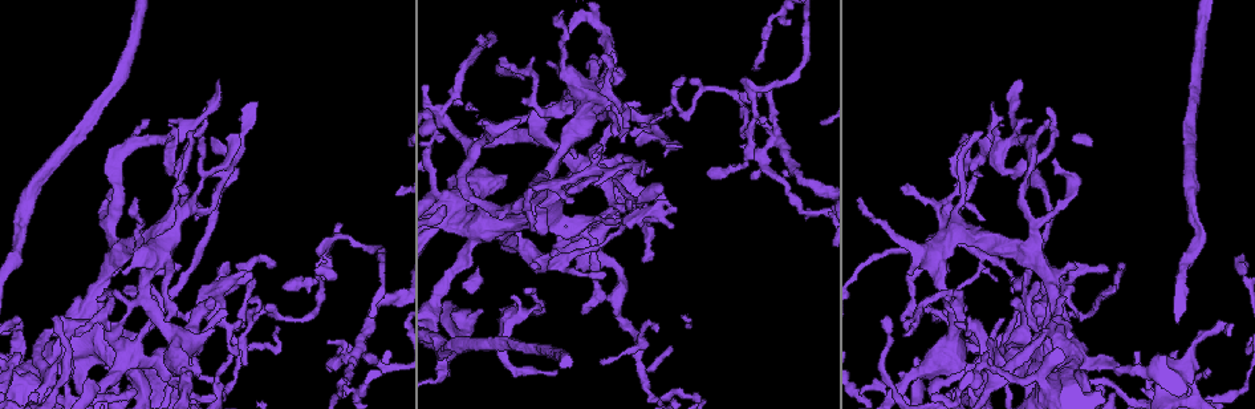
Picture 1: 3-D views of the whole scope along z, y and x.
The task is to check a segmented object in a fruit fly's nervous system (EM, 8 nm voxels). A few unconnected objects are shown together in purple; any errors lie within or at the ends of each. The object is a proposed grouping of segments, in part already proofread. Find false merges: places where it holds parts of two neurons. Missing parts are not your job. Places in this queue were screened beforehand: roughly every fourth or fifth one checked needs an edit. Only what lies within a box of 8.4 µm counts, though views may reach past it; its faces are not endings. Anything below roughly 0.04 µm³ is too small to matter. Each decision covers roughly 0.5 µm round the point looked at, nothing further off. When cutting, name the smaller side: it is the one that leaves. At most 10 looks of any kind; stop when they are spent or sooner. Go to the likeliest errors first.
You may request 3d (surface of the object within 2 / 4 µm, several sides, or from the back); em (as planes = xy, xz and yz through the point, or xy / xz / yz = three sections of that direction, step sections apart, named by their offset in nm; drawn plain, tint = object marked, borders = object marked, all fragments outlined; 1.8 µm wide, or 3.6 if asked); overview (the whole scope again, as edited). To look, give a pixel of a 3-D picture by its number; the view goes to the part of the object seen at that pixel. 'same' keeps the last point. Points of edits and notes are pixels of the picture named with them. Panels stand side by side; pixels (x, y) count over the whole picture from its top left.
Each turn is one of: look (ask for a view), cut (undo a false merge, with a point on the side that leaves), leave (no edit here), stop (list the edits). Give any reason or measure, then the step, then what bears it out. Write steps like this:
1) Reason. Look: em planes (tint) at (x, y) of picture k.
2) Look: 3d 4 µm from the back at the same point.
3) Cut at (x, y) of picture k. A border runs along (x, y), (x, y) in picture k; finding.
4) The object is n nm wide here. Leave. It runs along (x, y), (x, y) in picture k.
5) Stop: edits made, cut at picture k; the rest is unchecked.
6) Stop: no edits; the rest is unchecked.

Arms part here. Look: 3d 2 µm at (751, 141) of picture 1.

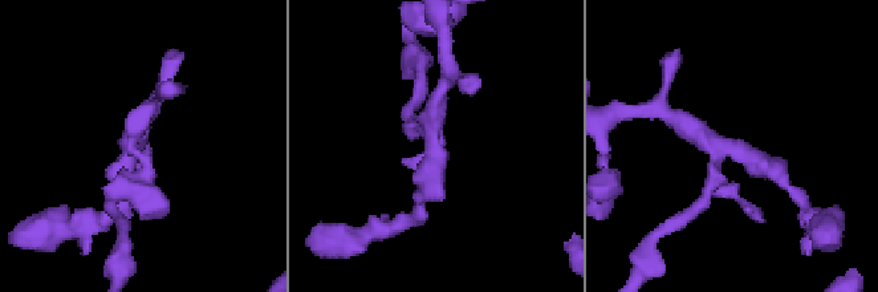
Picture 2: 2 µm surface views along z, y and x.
Look: em planes (tint) at (429, 149) of picture 2.

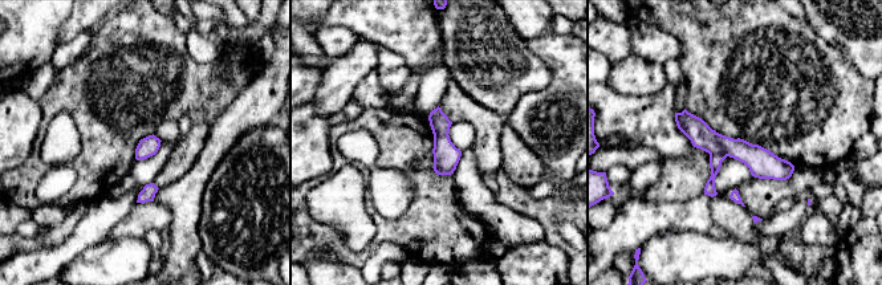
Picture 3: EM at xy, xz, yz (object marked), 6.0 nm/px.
Cut at (715, 161) of picture 3. A border runs along (710, 154), (724, 153), (727, 155) in picture 3; a second neuron is stuck on.

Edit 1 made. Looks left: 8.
Look: overview.

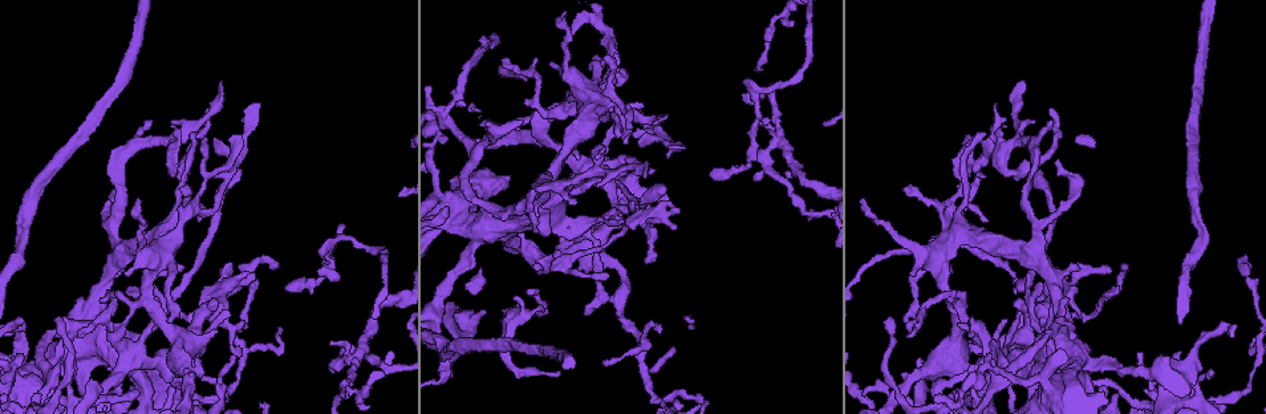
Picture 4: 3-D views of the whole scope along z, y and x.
Four-way junction. Look: 3d 4 µm at (452, 206) of picture 4.

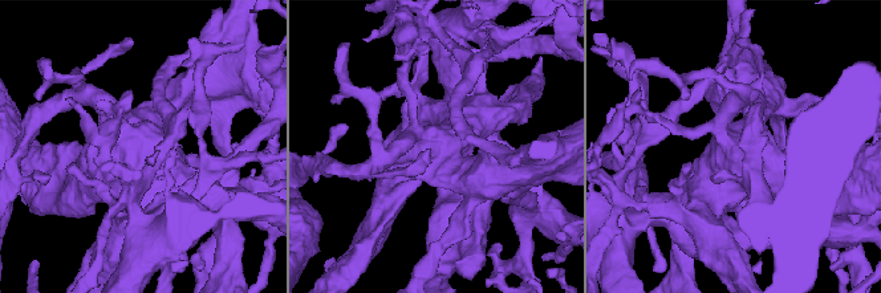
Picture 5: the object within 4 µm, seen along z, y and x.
4 arms meet here. Look: em xz step 8 (tint) at (438, 140) of picture 5.

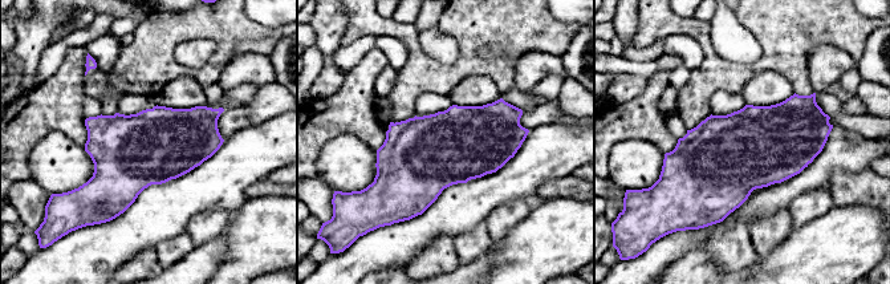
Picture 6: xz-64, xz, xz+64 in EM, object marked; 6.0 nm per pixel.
Look: em planes (tint) at the same point.

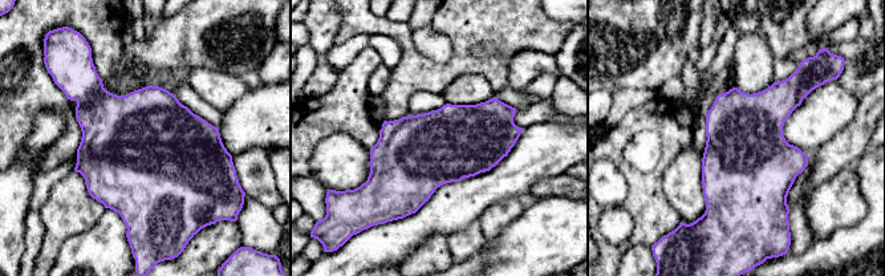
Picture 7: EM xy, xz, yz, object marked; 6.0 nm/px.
Leave. One neuron here.

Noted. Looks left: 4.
Narrows sharply. Look: em planes (tint) at (149, 371) of picture 4.

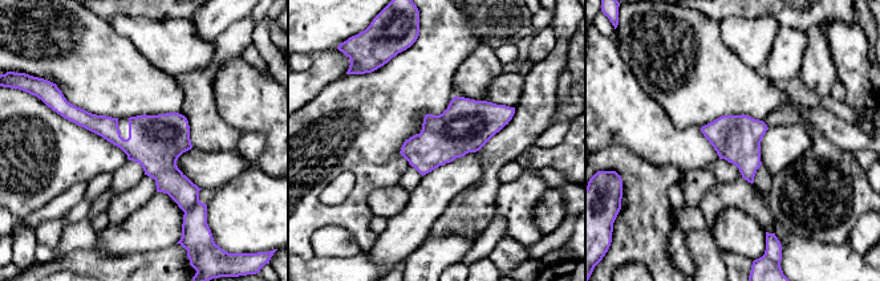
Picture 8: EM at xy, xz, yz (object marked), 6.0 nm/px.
Leave. It runs along (65, 113), (140, 146), (195, 196) in picture 8; continuous, no second neuron.

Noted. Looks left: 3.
Closes a loop. Look: 3d 4 µm at (763, 164) of picture 4.

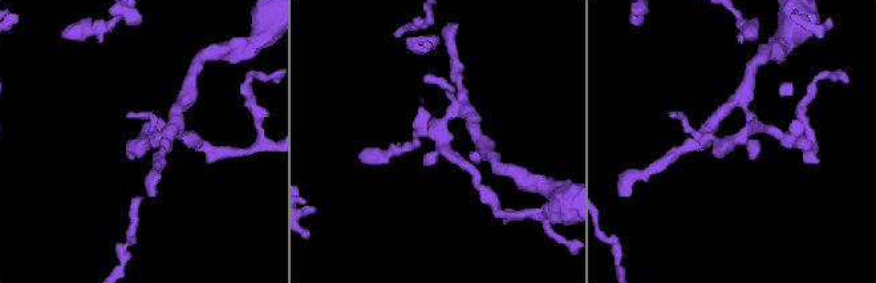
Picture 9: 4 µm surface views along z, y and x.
Look: em planes (tint) at (739, 136) of picture 9.

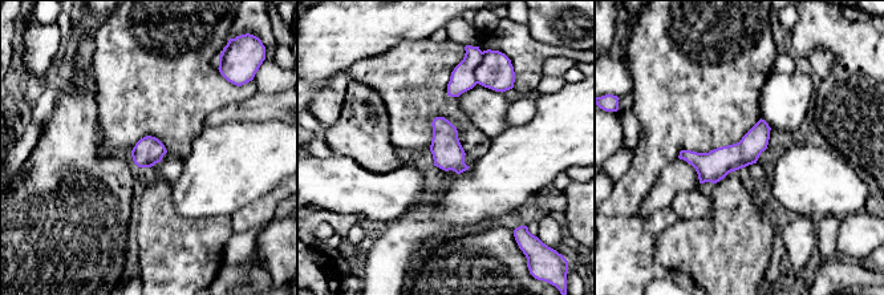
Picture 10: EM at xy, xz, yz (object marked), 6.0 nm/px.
Cut at (462, 79) of picture 10. The part that leaves runs along (766, 129), (730, 158), (682, 156) in picture 10; a second neuron is stuck on.

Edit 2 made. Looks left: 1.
Stop: edits made, cut at picture 3, cut at picture 10; the rest is unchecked.

